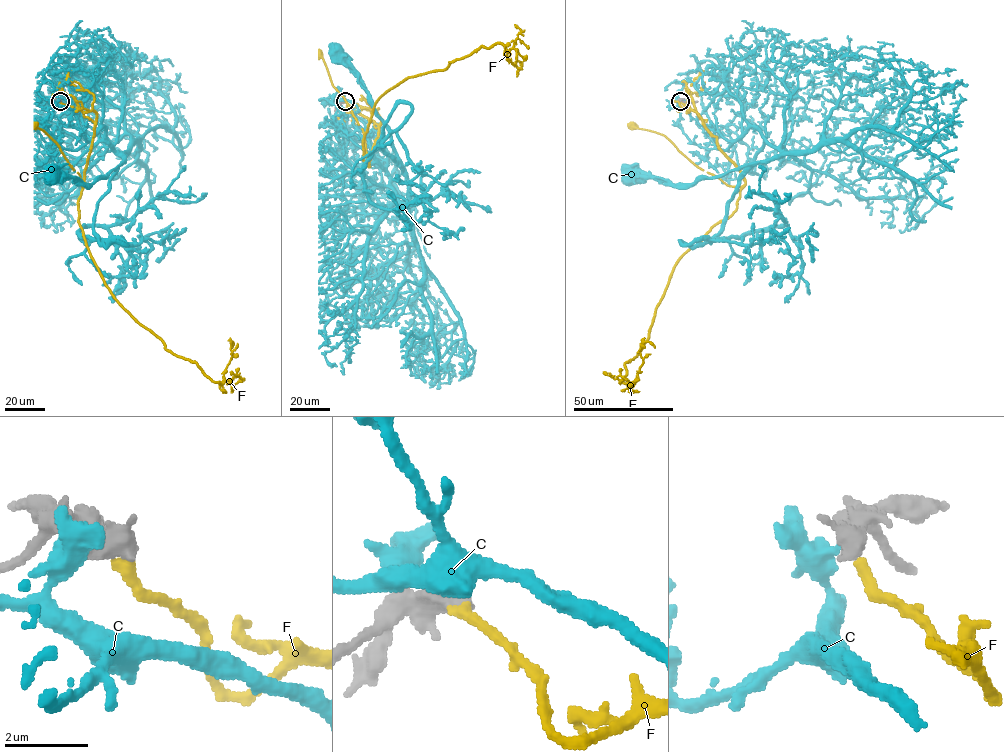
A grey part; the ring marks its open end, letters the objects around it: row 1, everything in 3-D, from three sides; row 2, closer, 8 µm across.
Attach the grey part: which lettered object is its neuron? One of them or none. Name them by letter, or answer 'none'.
F

